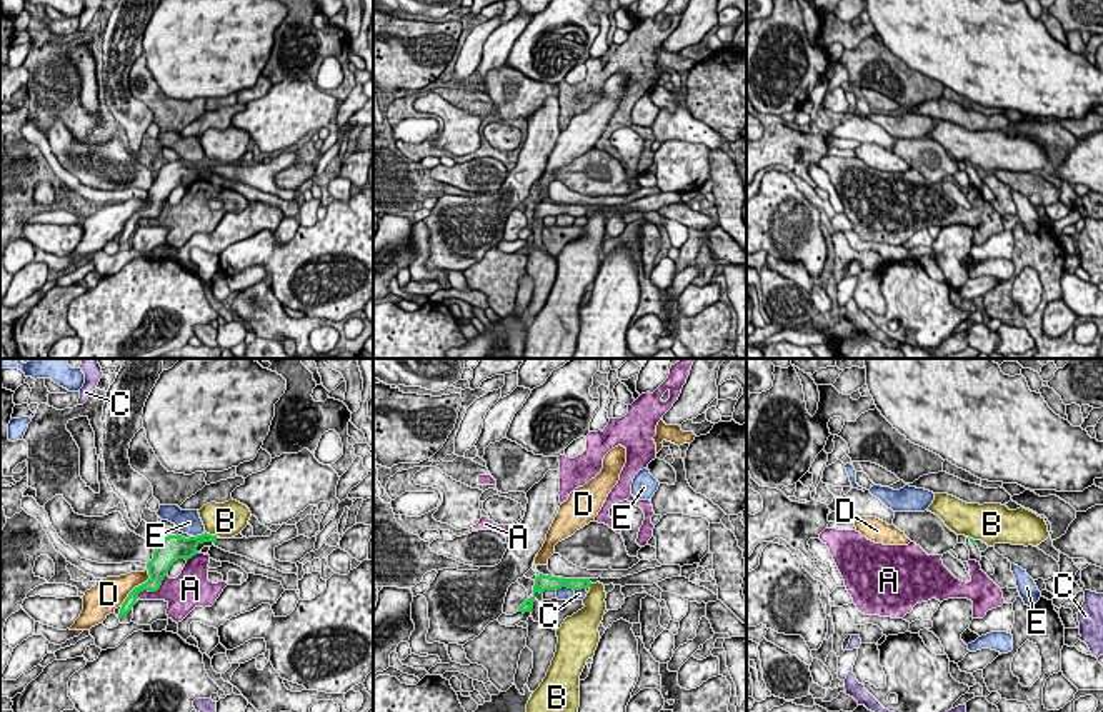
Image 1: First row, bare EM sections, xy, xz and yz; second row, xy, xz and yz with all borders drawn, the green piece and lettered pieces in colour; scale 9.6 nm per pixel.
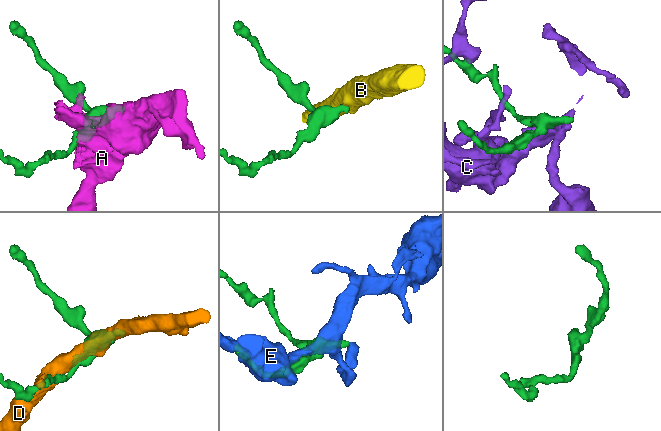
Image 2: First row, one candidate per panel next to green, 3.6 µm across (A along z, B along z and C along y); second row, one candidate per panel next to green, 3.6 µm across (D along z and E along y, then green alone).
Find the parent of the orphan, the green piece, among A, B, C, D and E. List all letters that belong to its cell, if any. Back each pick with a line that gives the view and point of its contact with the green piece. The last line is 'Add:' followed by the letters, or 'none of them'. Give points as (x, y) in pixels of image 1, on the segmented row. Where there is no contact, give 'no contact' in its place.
Add: none of them

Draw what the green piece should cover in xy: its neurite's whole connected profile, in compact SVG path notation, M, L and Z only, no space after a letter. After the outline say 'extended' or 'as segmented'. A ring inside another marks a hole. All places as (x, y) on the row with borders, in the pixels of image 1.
M283 524L277 532L272 532L270 537L243 537L243 539L218 539L217 535L202 534L197 537L182 537L182 535L168 535L163 537L162 542L157 545L153 552L153 559L147 564L150 579L135 587L125 602L122 604L118 619L125 617L132 607L135 605L138 594L143 590L157 592L162 585L163 577L168 574L170 567L178 559L192 559L197 555L197 547L203 542L212 542L215 547L237 554L242 557L247 557L250 560L255 560L262 565L273 567L283 574L297 574L298 567L292 562L280 562L275 559L275 549L282 545L283 542L288 542L292 539L298 537L298 529L295 525Z; extended

